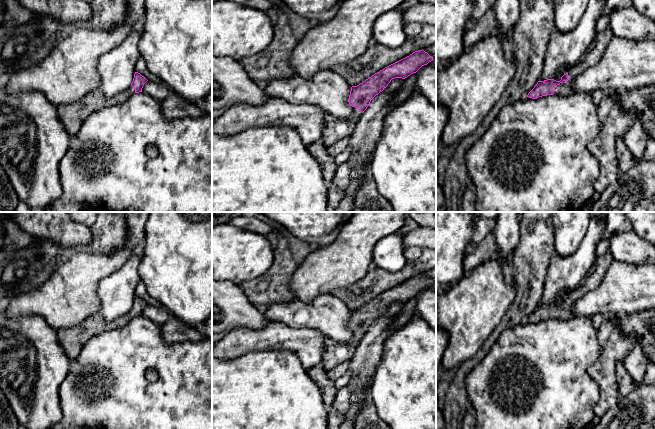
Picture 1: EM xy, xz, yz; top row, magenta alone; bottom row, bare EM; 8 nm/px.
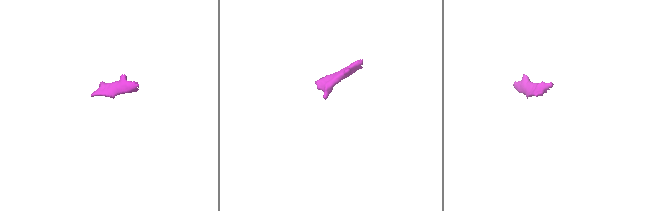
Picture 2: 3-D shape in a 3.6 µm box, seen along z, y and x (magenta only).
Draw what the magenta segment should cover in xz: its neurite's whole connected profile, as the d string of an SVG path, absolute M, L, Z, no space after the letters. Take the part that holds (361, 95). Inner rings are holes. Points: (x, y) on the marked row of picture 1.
M423 49L418 50L385 67L359 85L352 86L348 102L353 108L353 114L348 119L339 119L326 112L320 141L329 147L340 139L350 137L371 100L382 92L392 79L405 79L433 60L436 60L436 55L429 55Z

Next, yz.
M607 27L602 32L596 32L596 42L594 48L585 53L584 60L573 66L568 73L561 77L560 81L547 79L538 81L527 97L537 99L547 95L569 96L576 91L572 87L573 80L589 67L596 65L603 56L603 53L613 38L612 32Z

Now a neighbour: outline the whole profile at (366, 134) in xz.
M392 79L386 88L376 95L361 115L353 133L349 137L352 153L347 163L351 167L350 184L344 199L330 212L352 212L355 195L364 181L372 152L383 131L384 120L391 111L391 97L399 91L405 79Z

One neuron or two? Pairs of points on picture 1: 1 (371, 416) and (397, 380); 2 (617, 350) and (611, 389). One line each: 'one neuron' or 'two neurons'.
1: two neurons
2: one neuron

